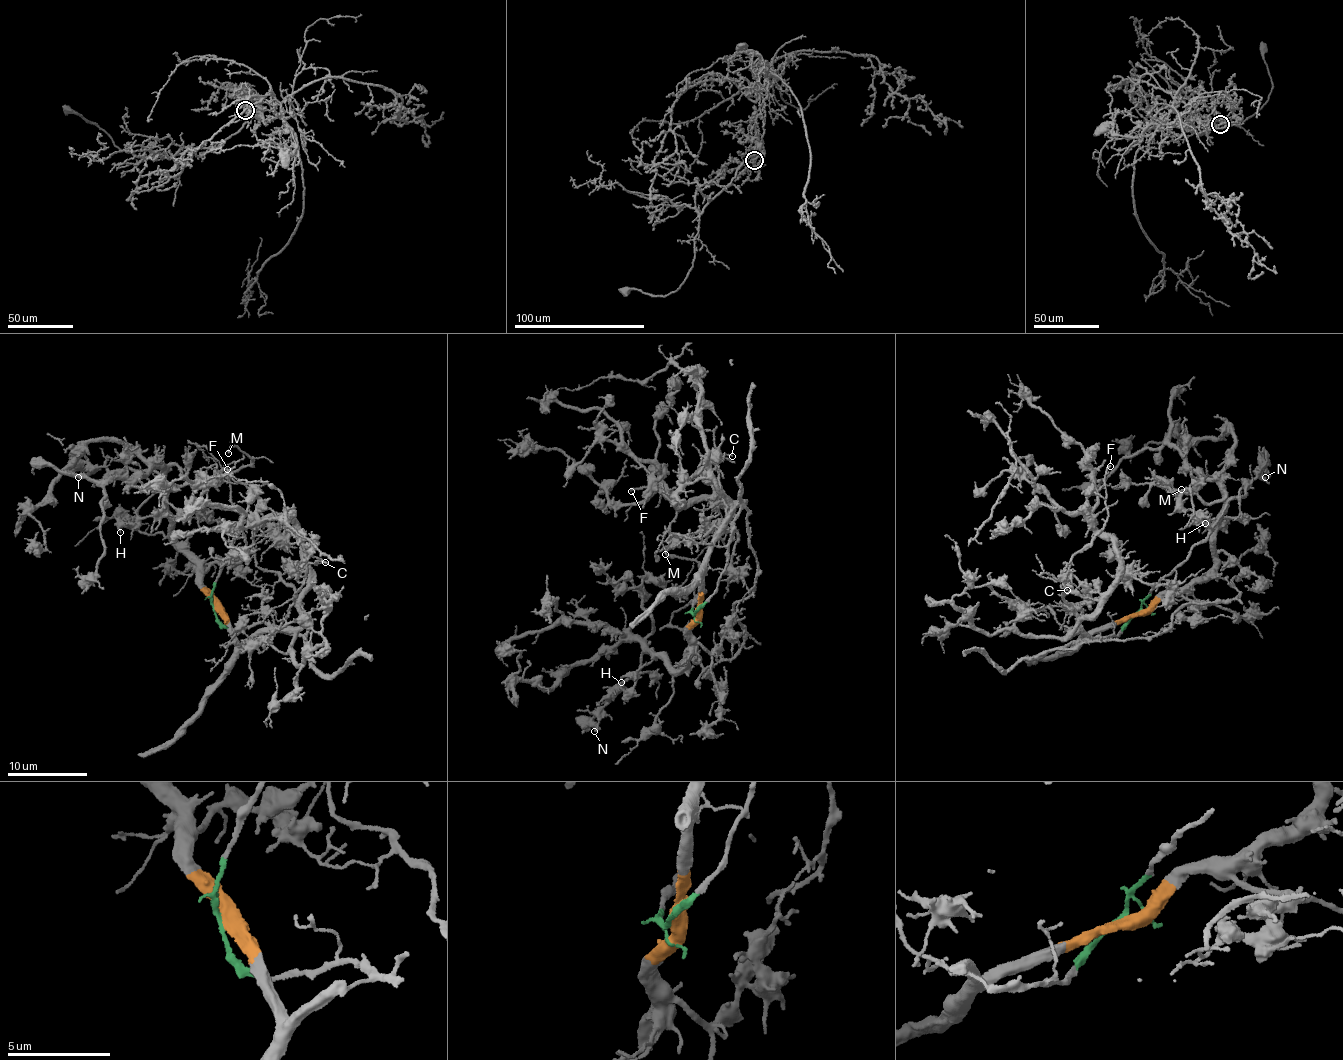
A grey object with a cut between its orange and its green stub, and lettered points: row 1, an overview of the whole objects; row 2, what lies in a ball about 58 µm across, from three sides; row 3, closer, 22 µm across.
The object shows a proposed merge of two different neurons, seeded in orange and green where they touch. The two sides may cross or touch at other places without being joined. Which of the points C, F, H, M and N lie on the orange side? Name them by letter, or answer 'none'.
H, N

